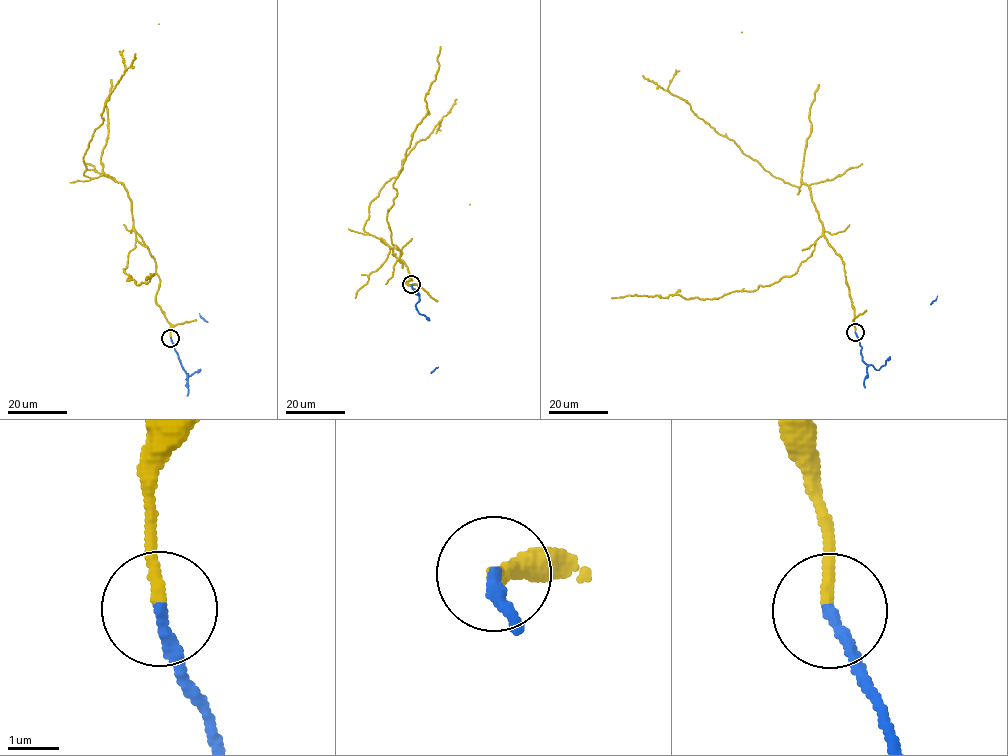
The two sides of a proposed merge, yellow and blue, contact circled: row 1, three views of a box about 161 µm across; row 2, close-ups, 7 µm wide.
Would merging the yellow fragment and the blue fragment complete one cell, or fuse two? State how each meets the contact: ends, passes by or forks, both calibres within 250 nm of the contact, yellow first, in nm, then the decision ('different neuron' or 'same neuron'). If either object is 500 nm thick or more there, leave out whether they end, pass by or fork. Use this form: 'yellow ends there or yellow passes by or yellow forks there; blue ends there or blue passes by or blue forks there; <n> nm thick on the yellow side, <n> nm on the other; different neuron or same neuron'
yellow ends there; blue ends there; 220 nm thick on the yellow side, 240 nm on the other; same neuron

